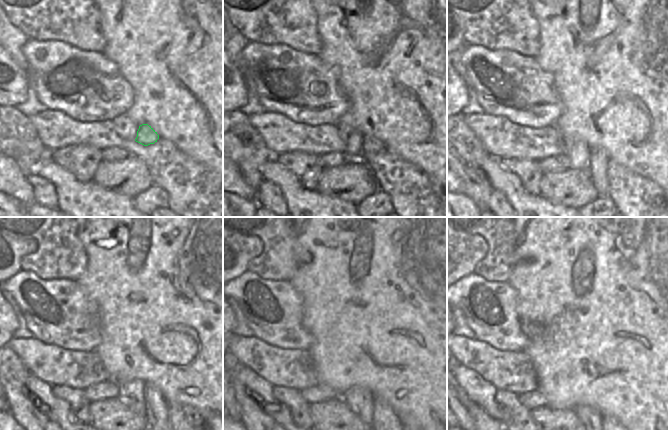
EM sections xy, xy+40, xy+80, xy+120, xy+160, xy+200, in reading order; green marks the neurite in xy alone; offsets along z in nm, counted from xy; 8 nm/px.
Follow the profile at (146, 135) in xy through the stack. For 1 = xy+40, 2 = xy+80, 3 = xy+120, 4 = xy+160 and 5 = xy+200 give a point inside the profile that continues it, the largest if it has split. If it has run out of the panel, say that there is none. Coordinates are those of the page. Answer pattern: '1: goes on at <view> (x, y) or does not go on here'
1: goes on at xy+40 (371, 146)
2: goes on at xy+80 (598, 161)
3: goes on at xy+120 (156, 413)
4: goes on at xy+160 (384, 420)
5: goes on at xy+200 (607, 420)

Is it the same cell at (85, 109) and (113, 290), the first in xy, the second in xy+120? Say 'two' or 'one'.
two

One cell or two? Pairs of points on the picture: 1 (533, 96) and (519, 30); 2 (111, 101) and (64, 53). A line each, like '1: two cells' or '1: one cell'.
1: two cells
2: one cell

